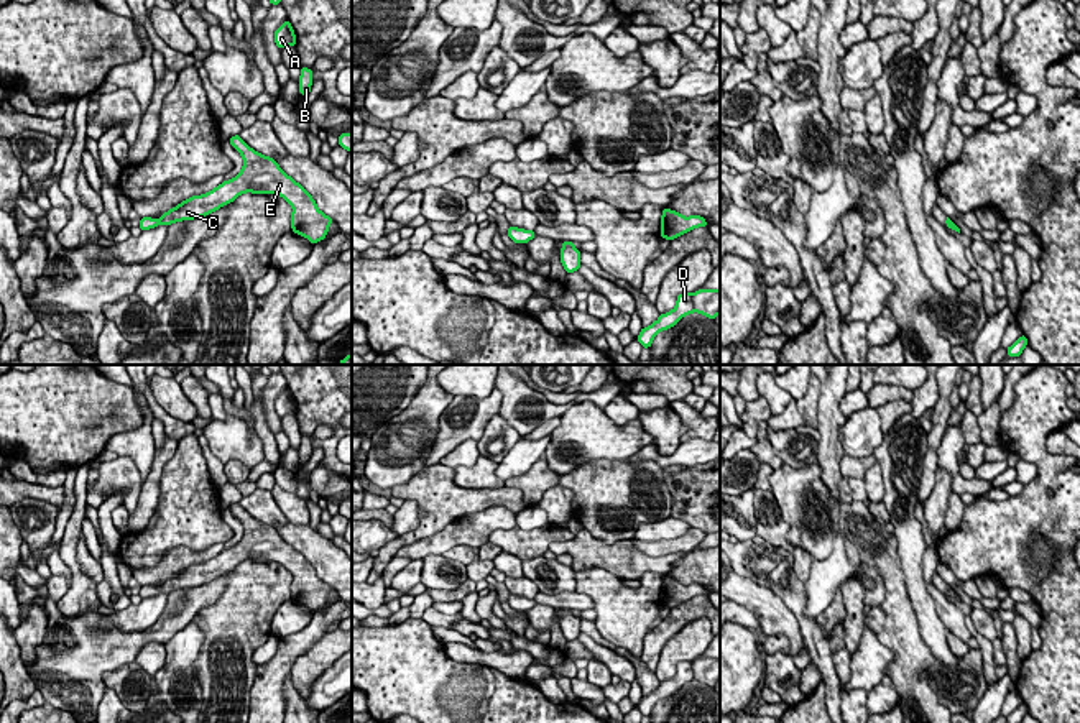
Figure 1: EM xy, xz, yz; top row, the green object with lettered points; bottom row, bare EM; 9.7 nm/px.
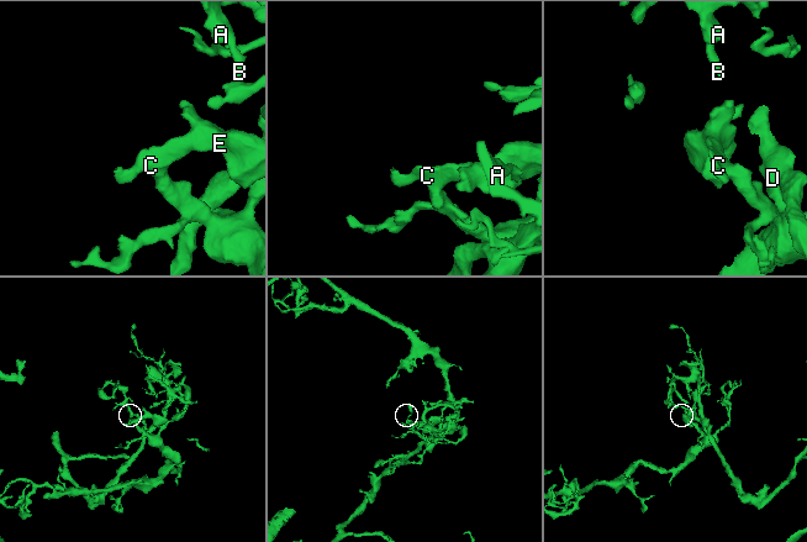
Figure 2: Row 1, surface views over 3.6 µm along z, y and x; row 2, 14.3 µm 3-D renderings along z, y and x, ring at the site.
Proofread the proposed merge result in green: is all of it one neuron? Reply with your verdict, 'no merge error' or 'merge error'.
no merge error

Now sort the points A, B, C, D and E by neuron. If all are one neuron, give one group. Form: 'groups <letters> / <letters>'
groups A B C D E

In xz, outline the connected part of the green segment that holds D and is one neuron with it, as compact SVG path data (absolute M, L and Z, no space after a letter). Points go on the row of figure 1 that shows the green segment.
M699 289L692 294L682 292L677 296L676 307L661 314L649 327L643 327L638 342L643 348L649 348L658 332L674 327L684 315L699 312L708 319L720 314L720 289Z

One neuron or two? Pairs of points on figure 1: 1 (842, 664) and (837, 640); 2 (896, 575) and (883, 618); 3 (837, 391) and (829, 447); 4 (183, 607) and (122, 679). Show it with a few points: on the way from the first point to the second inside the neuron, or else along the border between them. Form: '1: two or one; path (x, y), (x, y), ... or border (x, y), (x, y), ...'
1: one; path (842, 658), (839, 646)
2: one; path (896, 587), (895, 608)
3: one; path (829, 405), (829, 434)
4: two; border (133, 661), (106, 671), (102, 684)

